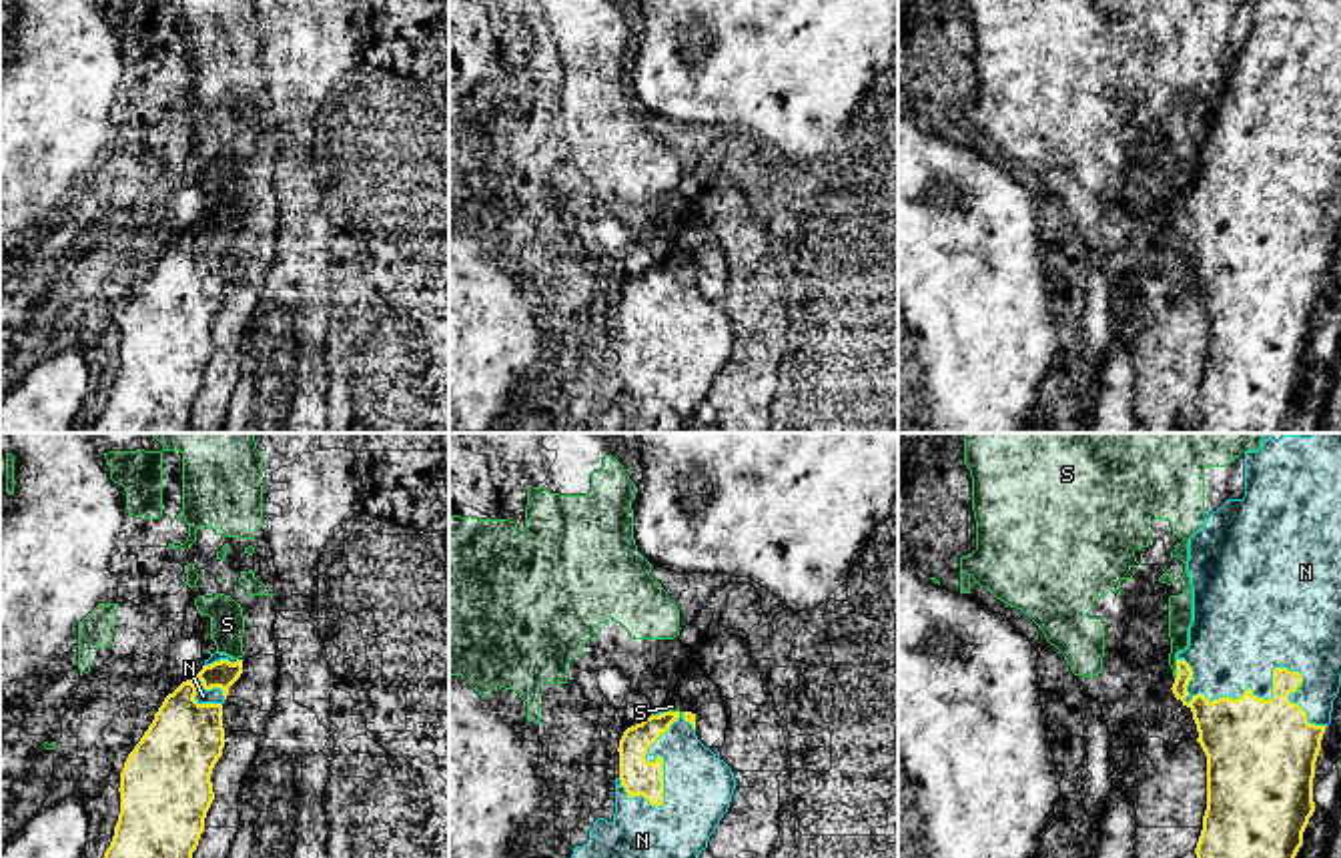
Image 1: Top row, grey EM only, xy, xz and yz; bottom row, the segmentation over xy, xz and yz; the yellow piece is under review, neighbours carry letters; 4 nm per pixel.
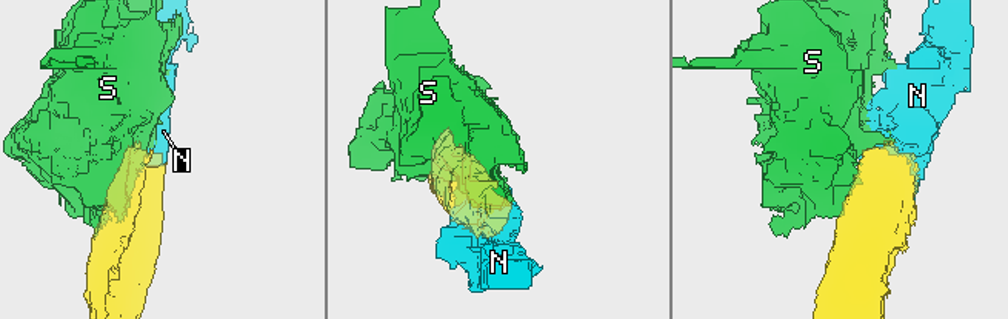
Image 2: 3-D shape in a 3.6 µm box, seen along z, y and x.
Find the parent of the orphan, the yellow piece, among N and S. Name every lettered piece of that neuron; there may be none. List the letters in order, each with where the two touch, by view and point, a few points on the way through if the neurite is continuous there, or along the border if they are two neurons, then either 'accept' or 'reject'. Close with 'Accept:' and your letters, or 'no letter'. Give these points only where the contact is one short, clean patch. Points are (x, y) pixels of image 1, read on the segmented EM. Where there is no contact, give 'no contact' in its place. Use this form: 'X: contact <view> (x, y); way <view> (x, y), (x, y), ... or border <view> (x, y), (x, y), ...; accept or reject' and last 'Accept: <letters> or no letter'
N: contact yz (1271, 698); accept
S: contact yz (1177, 670); border yz (1177, 660), (1175, 678); reject
Accept: N

